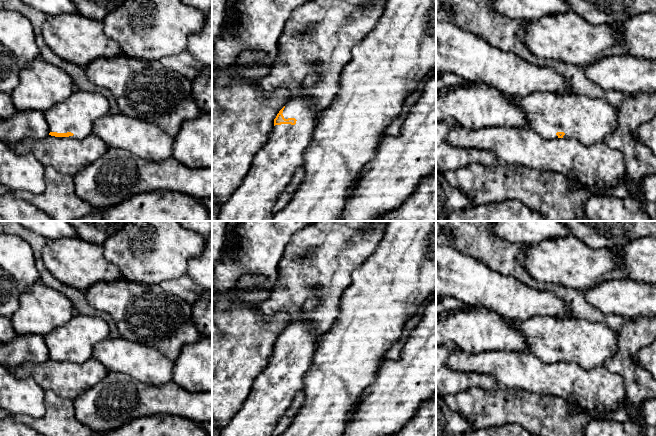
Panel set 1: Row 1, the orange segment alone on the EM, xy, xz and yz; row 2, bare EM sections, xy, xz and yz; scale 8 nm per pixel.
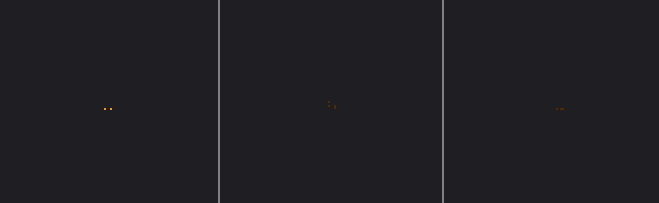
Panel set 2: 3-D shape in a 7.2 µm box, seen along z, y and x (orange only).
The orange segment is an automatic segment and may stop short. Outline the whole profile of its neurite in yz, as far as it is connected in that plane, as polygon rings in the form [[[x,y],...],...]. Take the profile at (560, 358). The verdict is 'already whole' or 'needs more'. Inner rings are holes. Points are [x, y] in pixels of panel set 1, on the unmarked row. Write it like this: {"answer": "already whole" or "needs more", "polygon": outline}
{"answer": "needs more", "polygon": [[[534,316],[529,320],[508,320],[526,339],[530,353],[546,364],[557,362],[577,363],[586,370],[605,365],[618,350],[618,336],[606,325],[586,319],[568,317],[559,319],[552,316]]]}

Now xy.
{"answer": "needs more", "polygon": [[[75,313],[67,323],[44,336],[49,359],[84,363],[92,357],[95,345],[109,337],[109,332],[106,319]]]}

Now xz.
{"answer": "needs more", "polygon": [[[305,319],[290,322],[274,343],[267,367],[254,379],[245,402],[220,436],[273,436],[278,421],[291,406],[295,395],[304,388],[304,378],[310,370],[318,339]]]}

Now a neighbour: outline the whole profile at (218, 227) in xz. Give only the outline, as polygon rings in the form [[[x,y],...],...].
[[[212,221],[212,310],[215,305],[214,266],[226,245],[227,221]]]

